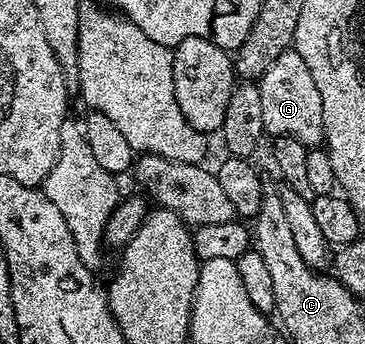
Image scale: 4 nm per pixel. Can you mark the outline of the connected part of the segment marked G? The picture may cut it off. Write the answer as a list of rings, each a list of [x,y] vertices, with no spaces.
[[[289,50],[280,54],[256,85],[264,126],[271,137],[287,136],[307,146],[318,146],[325,141],[324,102],[320,102],[320,90],[316,90],[312,70],[308,70],[298,52]]]

